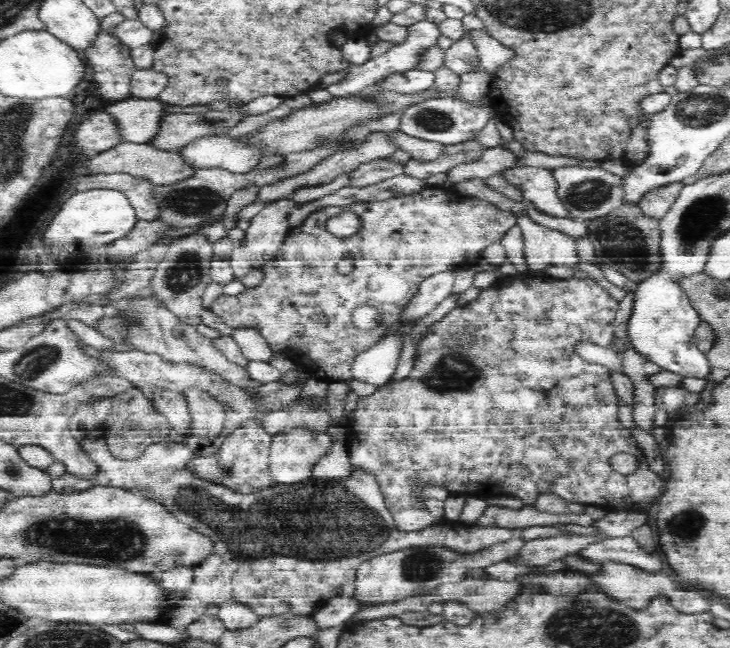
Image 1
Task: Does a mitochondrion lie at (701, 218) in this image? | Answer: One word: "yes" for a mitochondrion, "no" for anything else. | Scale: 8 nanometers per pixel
yes

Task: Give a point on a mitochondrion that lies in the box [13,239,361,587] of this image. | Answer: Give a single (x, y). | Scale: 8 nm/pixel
(115, 538)

